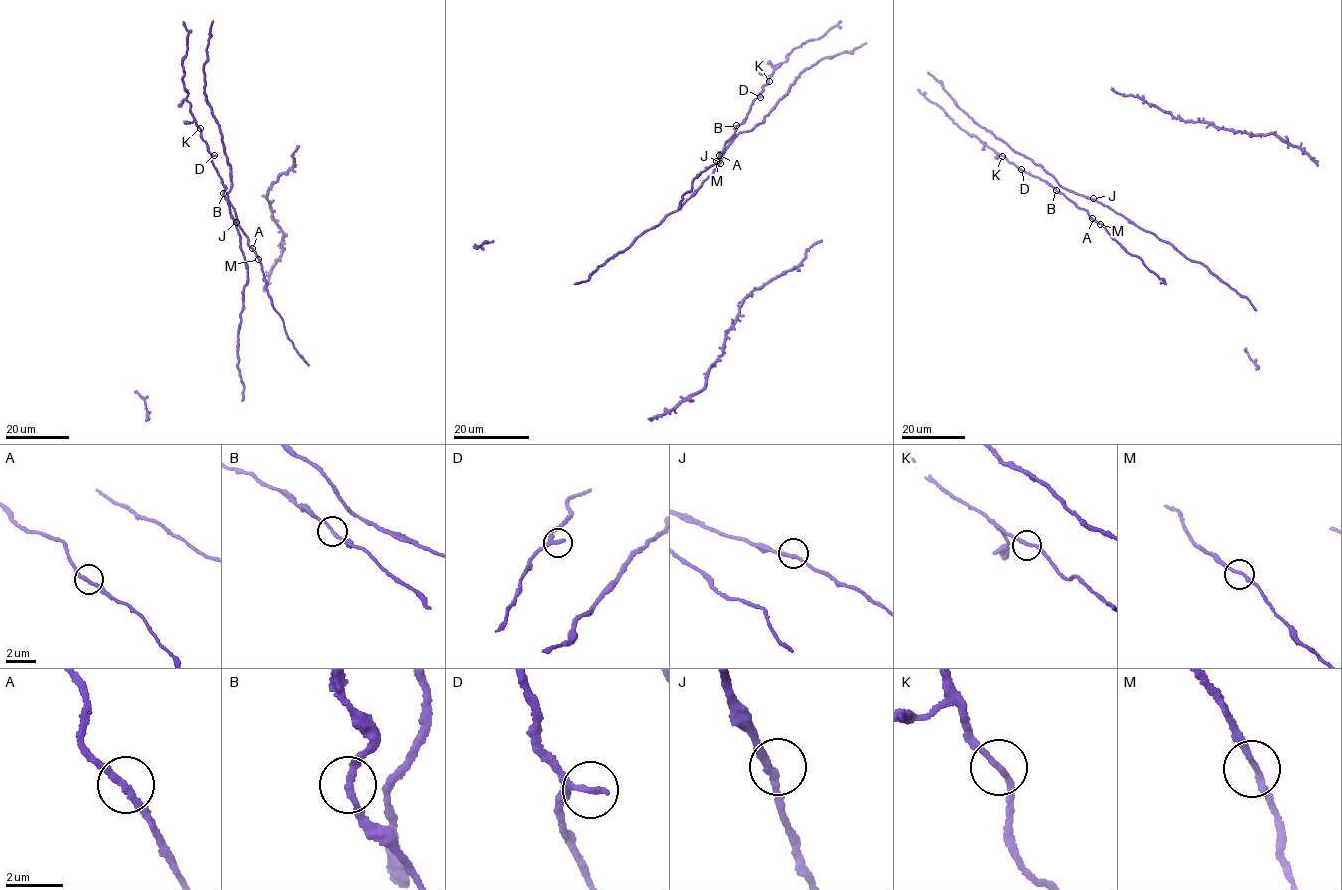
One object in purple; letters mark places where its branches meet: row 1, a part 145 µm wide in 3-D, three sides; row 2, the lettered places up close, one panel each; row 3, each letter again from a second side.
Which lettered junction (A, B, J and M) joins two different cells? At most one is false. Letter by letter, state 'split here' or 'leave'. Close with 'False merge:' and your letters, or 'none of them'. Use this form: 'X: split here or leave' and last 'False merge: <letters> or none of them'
A: leave
B: leave
J: leave
M: leave
False merge: none of them

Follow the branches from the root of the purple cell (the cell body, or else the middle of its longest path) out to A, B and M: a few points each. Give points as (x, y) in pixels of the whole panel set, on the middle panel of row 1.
A: (720, 163), (721, 155), (736, 135), (734, 129), (719, 155)
B: (720, 163), (721, 155), (736, 135), (736, 126)
M: (720, 163), (721, 155), (736, 135), (734, 129), (716, 161)

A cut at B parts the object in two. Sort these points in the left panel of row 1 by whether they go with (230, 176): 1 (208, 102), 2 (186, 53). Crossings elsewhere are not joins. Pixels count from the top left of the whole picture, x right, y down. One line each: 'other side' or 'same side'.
1: same side
2: other side

